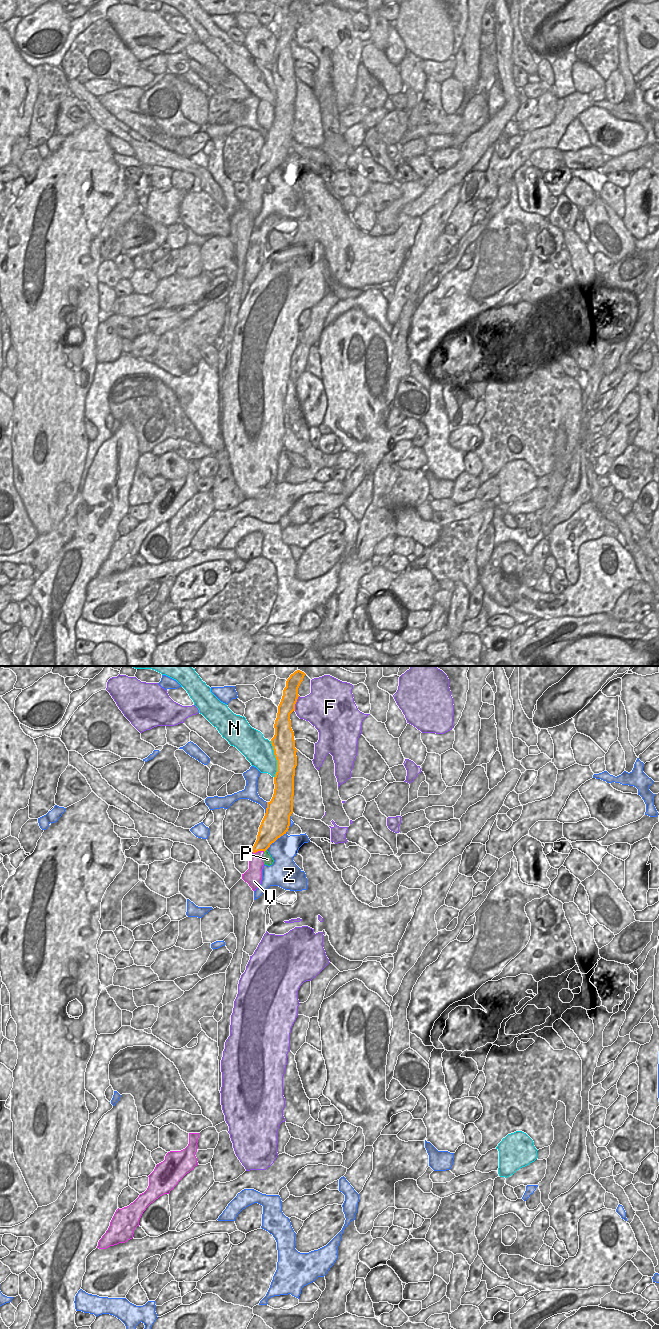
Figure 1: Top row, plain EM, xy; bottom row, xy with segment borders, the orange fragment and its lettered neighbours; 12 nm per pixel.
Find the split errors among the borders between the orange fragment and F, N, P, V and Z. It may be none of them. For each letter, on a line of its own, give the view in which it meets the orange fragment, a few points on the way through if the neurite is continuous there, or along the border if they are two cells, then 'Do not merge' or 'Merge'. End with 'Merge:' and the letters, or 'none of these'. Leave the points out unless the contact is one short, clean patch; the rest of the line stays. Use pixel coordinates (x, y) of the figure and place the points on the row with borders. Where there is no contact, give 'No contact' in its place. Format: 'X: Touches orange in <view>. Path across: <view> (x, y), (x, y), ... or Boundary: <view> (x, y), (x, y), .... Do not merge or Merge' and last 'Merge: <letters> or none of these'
F: Touches orange in xy. Boundary: xy (299, 696), (294, 710). Do not merge
N: Touches orange in xy. Do not merge
P: Touches orange in xy. Boundary: xy (266, 849), (264, 852). Do not merge
V: Touches orange in xy. Path across: xy (268, 833), (258, 850), (256, 863). Merge
Z: Touches orange in xy. Do not merge
Merge: V

